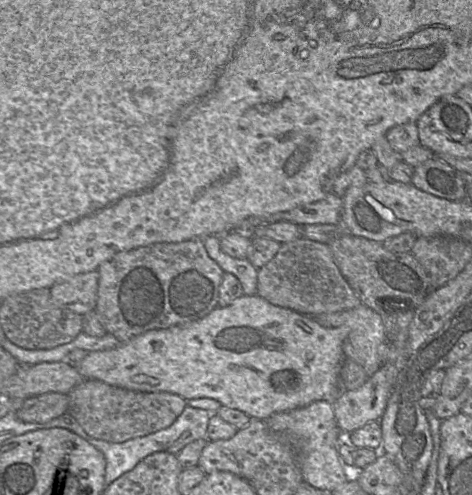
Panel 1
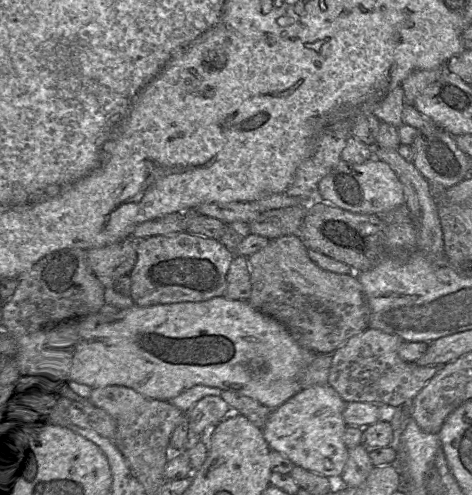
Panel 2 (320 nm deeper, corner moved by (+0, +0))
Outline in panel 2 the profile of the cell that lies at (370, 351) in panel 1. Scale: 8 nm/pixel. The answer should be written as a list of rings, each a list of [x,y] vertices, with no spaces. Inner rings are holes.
[[[292,234],[278,237],[276,239],[269,240],[268,244],[262,249],[246,257],[250,266],[250,279],[251,279],[251,294],[247,300],[249,304],[256,310],[267,314],[274,319],[281,322],[289,331],[294,340],[302,347],[318,354],[331,355],[337,348],[343,345],[349,338],[361,333],[368,328],[370,309],[363,290],[363,287],[357,278],[356,274],[346,275],[337,274],[320,268],[315,264],[308,256],[308,247],[303,242],[300,234]]]

